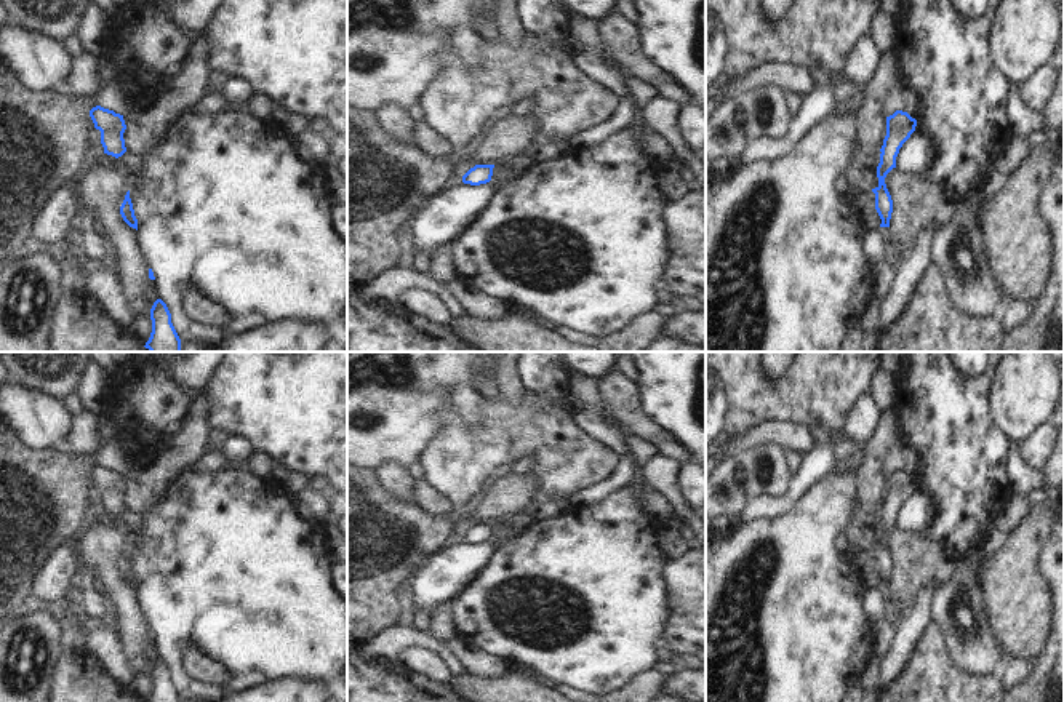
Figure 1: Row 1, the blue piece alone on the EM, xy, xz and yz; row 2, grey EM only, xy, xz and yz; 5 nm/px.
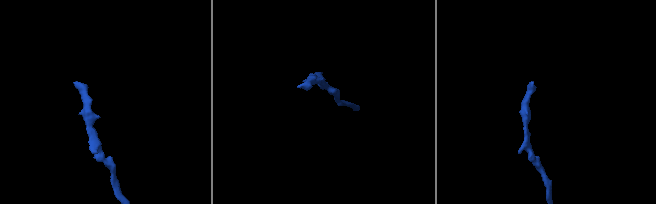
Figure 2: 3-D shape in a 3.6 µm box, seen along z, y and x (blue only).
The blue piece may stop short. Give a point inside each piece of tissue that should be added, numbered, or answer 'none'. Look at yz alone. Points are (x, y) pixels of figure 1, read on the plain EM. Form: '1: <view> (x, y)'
none

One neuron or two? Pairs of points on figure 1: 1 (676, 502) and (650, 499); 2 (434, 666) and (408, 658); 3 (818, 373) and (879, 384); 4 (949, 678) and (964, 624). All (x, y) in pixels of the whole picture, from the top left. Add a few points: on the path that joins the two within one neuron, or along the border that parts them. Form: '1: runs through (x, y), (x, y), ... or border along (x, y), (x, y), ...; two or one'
1: border along (639, 474), (685, 523); two
2: runs through (428, 662), (415, 658); one
3: border along (879, 368), (869, 389); two
4: border along (938, 627), (954, 662), (970, 670), (989, 672); two

